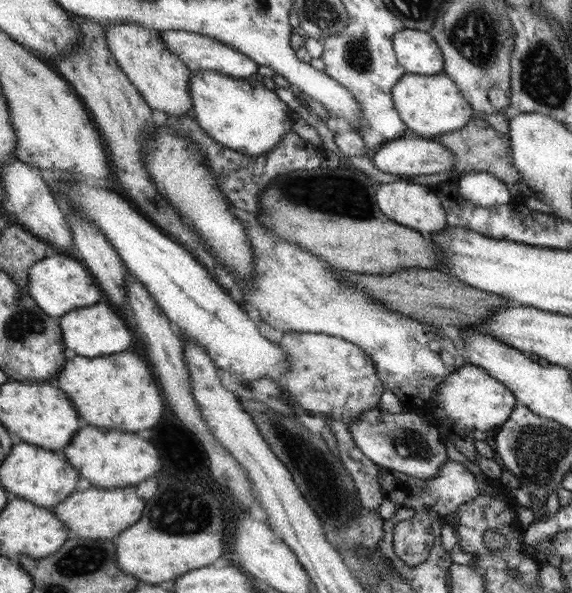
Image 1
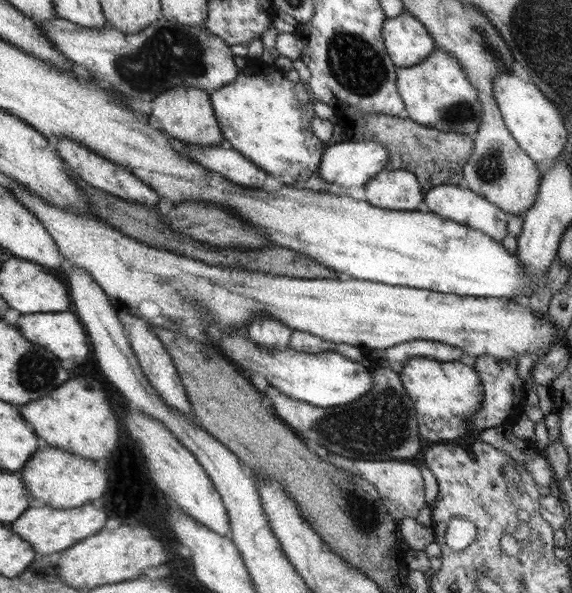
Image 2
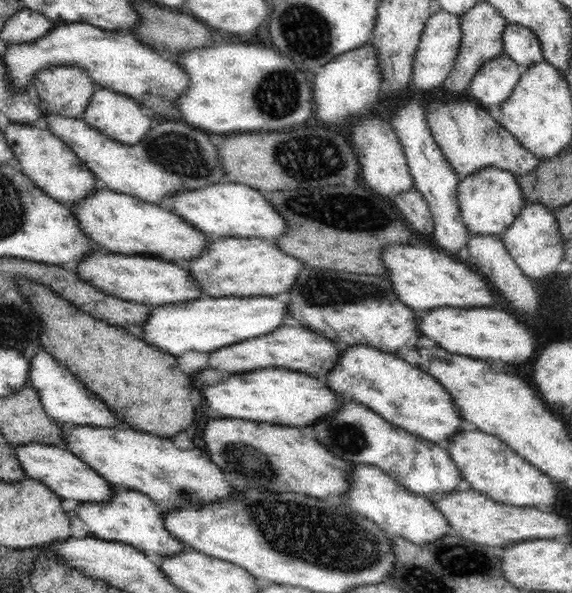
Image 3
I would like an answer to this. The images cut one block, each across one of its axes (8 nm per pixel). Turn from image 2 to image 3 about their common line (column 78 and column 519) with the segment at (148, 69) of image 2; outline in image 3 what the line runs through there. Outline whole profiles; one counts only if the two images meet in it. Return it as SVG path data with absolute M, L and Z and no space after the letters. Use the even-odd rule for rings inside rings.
M507 24L502 41L504 54L523 69L539 64L544 58L536 34L521 24Z

